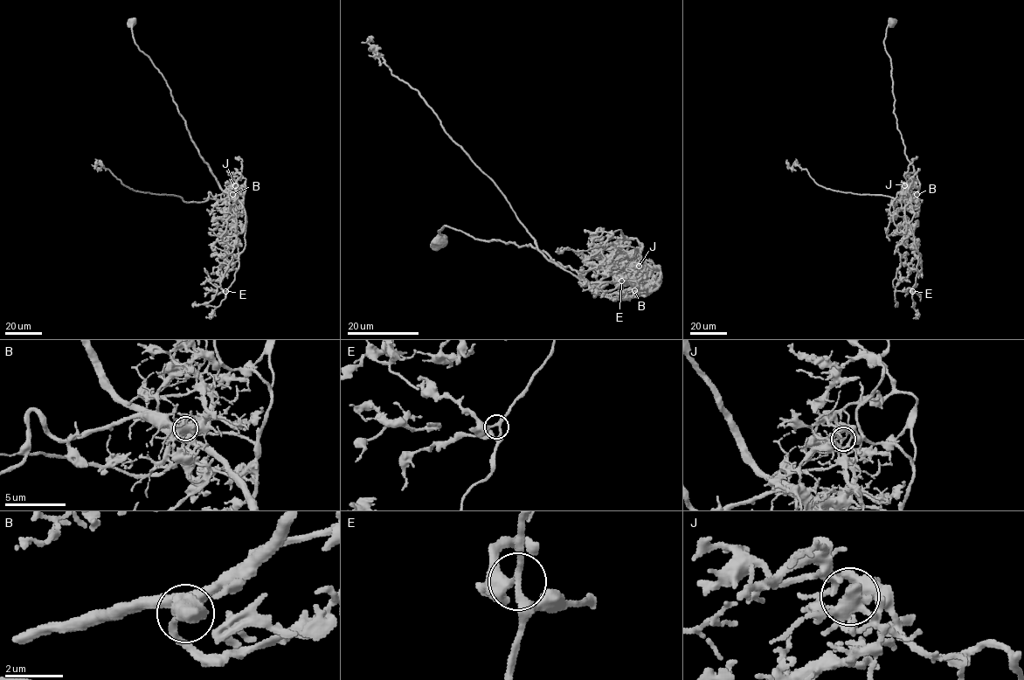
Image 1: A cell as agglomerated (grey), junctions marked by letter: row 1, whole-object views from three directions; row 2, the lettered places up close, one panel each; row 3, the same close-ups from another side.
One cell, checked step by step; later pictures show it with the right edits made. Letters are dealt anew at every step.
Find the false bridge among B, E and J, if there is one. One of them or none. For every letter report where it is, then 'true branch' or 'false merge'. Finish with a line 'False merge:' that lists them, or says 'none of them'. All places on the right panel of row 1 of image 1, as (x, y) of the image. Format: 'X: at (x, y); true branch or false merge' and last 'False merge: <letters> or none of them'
B: at (916, 194); true branch
E: at (912, 291); true branch
J: at (904, 185); false merge
False merge: J

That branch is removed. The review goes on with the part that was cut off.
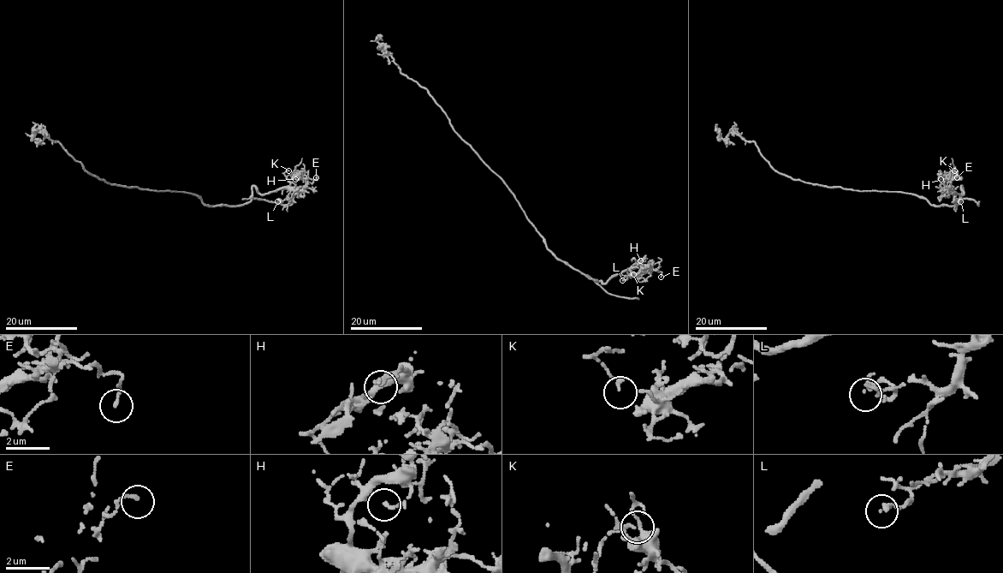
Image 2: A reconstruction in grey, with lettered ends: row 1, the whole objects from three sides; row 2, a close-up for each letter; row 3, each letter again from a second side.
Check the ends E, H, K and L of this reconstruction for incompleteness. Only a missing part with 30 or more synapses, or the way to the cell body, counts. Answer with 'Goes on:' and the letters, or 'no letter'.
Goes on: no letter

